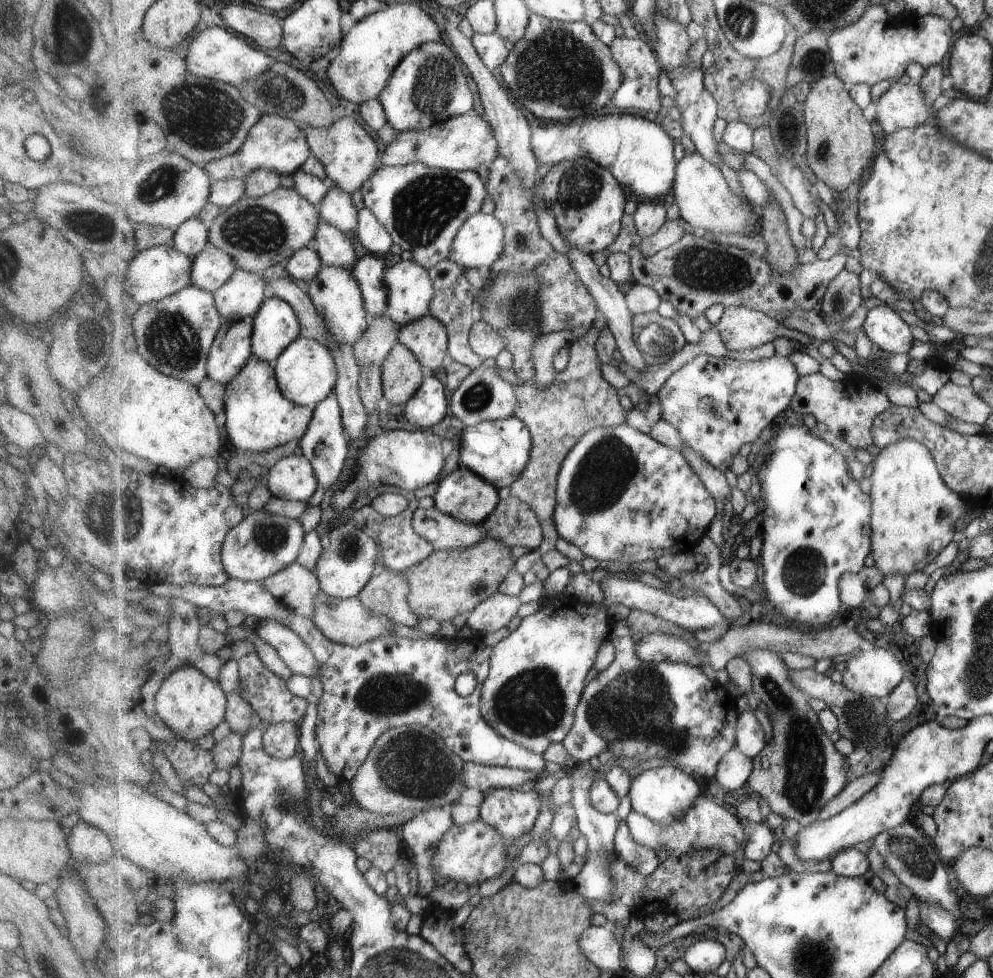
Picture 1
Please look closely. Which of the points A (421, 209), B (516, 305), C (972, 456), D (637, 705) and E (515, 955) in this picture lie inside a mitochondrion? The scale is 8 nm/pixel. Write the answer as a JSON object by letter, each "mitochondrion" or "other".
{"A":"mitochondrion","B":"mitochondrion","C":"other","D":"mitochondrion","E":"mitochondrion"}

